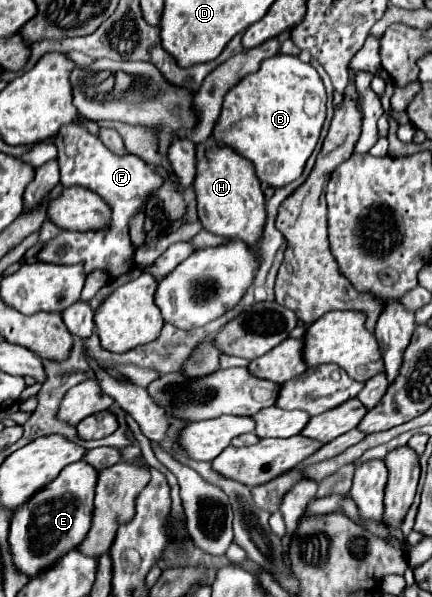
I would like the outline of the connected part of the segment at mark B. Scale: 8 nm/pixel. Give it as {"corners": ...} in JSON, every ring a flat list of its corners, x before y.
{"corners":[[276,55,264,59,260,69,244,77,236,87,232,87,222,103,220,117,216,119,212,137,218,147,230,147,254,165,256,177,268,187,284,187,298,179,308,157,312,155,318,135,326,117,326,93,320,75,308,63,302,63,292,55]]}

